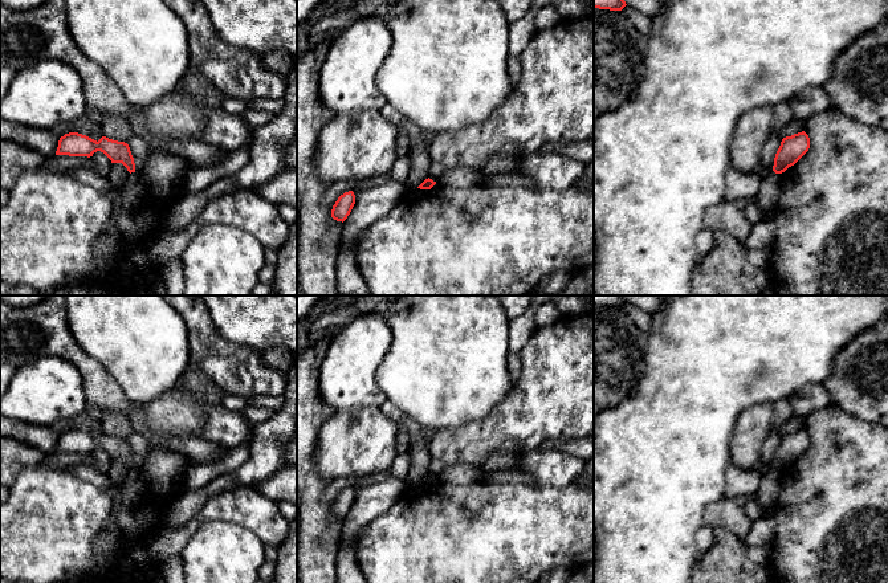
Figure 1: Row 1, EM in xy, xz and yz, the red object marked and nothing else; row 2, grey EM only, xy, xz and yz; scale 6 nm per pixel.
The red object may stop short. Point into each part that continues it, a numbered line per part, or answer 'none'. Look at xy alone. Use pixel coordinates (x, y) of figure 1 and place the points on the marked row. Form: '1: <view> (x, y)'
none

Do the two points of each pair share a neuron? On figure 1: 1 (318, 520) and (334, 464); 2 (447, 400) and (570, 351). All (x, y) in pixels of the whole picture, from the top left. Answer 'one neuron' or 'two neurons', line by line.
1: two neurons
2: two neurons

